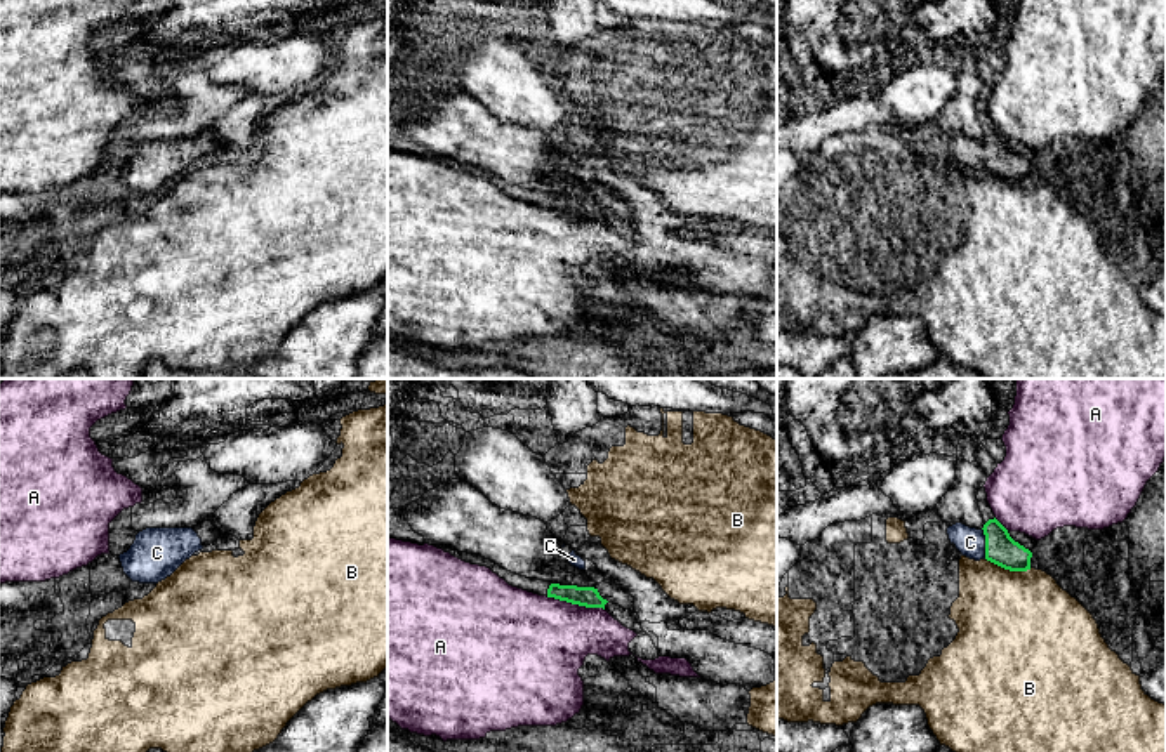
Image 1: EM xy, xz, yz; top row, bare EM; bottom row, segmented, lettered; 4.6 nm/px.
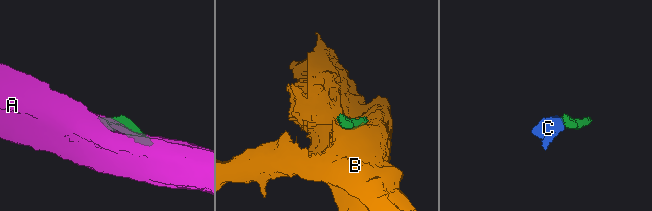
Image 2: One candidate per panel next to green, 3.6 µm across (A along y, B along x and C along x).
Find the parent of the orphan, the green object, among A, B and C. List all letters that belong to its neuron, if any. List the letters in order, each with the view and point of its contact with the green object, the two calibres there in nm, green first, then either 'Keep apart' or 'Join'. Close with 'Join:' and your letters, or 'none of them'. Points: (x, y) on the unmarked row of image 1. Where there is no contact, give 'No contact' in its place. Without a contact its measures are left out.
A: Touches green at xz (576, 214). Thickness 100 nm (green) against 440 nm. Keep apart
B: Touches green at yz (1008, 179). Thickness 150 nm (green) against 480 nm. Keep apart
C: Touches green at yz (986, 155). Thickness 150 nm (green) against 140 nm. Join
Join: C

